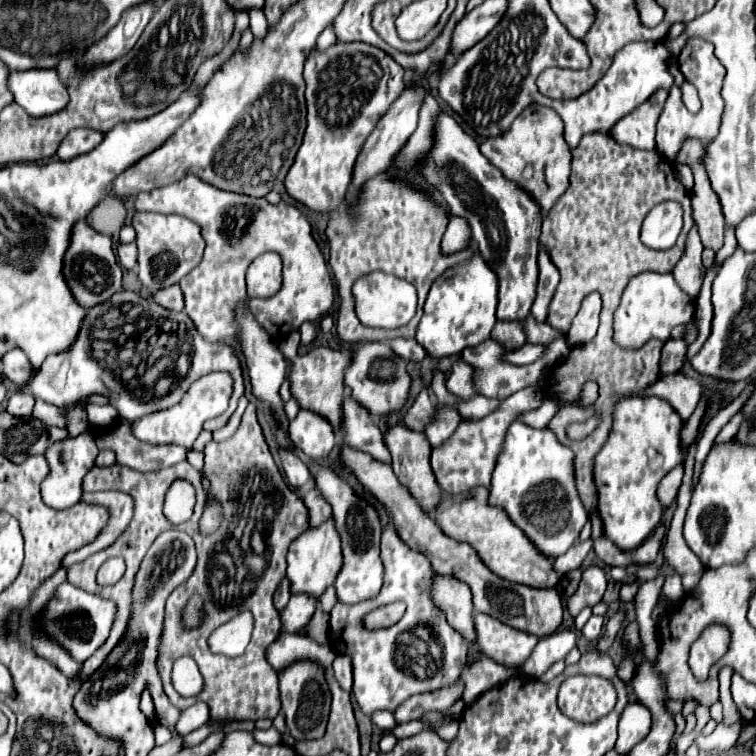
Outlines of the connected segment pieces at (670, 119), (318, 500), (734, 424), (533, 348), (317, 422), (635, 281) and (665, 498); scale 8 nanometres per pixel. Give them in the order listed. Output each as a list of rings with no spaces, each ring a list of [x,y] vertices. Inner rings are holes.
[[[692,37],[692,41],[688,41],[688,45],[684,45],[682,53],[678,55],[678,69],[686,75],[686,79],[698,89],[698,97],[702,101],[702,109],[692,115],[684,103],[682,103],[682,93],[678,87],[672,87],[670,97],[666,101],[666,107],[658,119],[658,127],[656,127],[656,143],[658,143],[658,153],[670,161],[674,161],[676,151],[680,149],[680,143],[686,137],[696,137],[706,146],[708,141],[712,141],[712,137],[716,137],[720,129],[720,121],[722,121],[722,113],[724,113],[724,101],[720,95],[722,89],[722,81],[726,75],[724,65],[718,61],[718,57],[714,55],[712,43],[708,41],[700,41],[698,37]]]
[[[308,491],[308,493],[302,493],[302,499],[310,511],[310,527],[316,529],[320,527],[320,523],[328,521],[328,517],[332,517],[332,509],[330,505],[324,501],[324,497],[320,495],[320,491]]]
[[[736,413],[736,415],[720,429],[720,433],[718,433],[716,439],[714,439],[714,445],[720,445],[720,443],[724,443],[724,441],[730,441],[730,439],[736,435],[736,431],[738,431],[740,421],[742,421],[742,413]]]
[[[524,345],[522,349],[514,349],[504,355],[504,361],[510,365],[528,365],[536,361],[544,351],[544,345]]]
[[[300,409],[296,419],[288,425],[290,439],[296,443],[298,449],[302,449],[312,459],[324,459],[336,445],[336,435],[332,425],[318,417],[312,411]]]
[[[640,273],[630,279],[626,285],[620,305],[614,313],[613,339],[626,349],[639,349],[650,339],[668,341],[672,327],[682,321],[690,321],[693,317],[692,300],[678,289],[674,277],[670,273]]]
[[[678,465],[678,467],[672,469],[672,473],[668,473],[668,475],[660,481],[658,501],[660,501],[660,505],[662,505],[662,511],[666,511],[666,509],[674,503],[674,499],[676,499],[676,495],[678,495],[678,489],[680,489],[680,485],[682,485],[682,475],[684,475],[684,467]]]

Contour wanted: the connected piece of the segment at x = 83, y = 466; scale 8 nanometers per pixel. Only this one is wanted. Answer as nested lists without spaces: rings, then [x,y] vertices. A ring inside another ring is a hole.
[[[90,429],[80,433],[78,437],[66,437],[58,443],[52,443],[44,453],[48,467],[50,467],[50,473],[42,481],[42,487],[40,487],[44,503],[52,509],[68,509],[68,507],[76,505],[80,501],[80,495],[82,495],[82,477],[86,475],[86,471],[90,467],[94,467],[96,455],[98,455],[96,437]]]

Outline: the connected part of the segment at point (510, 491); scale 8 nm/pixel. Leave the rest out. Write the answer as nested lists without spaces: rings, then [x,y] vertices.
[[[525,425],[525,428],[518,428],[517,433],[517,428],[509,428],[492,473],[488,505],[502,507],[512,523],[520,527],[548,559],[564,555],[576,543],[580,529],[588,521],[588,513],[574,487],[572,457],[572,451],[560,445],[556,435],[548,429],[536,431]]]

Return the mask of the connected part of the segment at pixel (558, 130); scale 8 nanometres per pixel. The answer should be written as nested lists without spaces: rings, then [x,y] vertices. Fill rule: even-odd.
[[[530,105],[522,111],[522,115],[512,123],[508,133],[502,133],[500,137],[486,139],[480,145],[480,151],[492,165],[496,165],[504,177],[510,181],[516,181],[522,189],[528,189],[532,197],[536,197],[536,203],[540,209],[544,209],[544,215],[552,205],[558,201],[560,195],[564,195],[564,189],[568,189],[568,173],[572,163],[572,153],[568,143],[564,141],[564,125],[558,113],[544,105]],[[524,169],[532,169],[530,177],[524,177]]]

